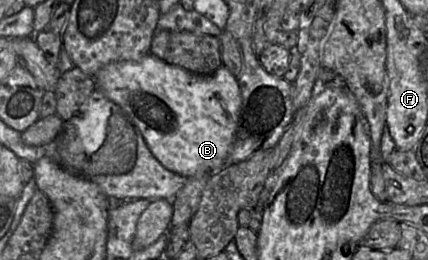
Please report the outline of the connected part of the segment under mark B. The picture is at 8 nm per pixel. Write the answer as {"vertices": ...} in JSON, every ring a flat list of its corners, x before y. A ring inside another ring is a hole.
{"vertices":[[148,53,137,61,111,62,94,77,104,95,125,110,138,126,154,157,168,170,187,178,211,176,229,162,242,98,238,79,225,66,207,75,199,75]]}

